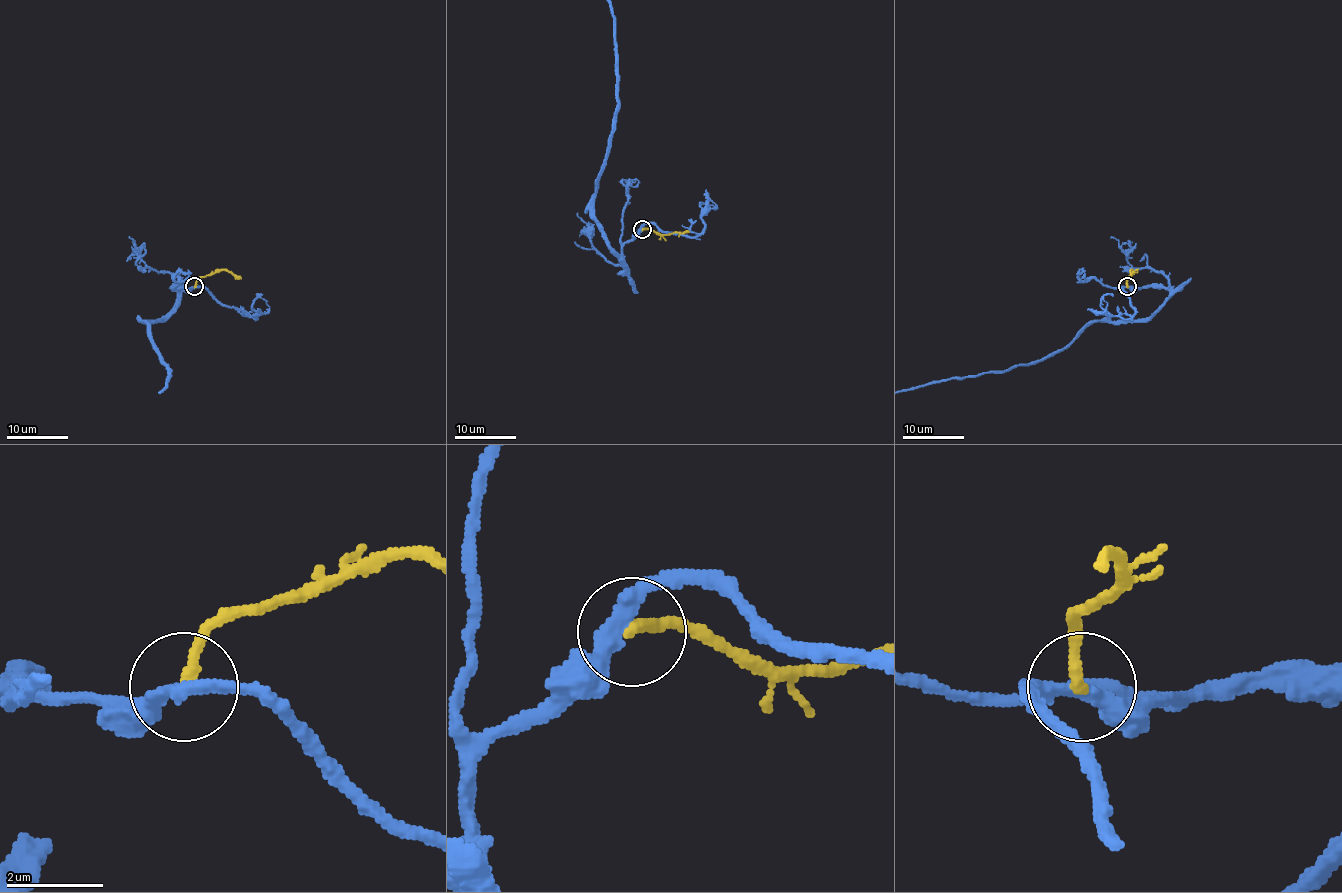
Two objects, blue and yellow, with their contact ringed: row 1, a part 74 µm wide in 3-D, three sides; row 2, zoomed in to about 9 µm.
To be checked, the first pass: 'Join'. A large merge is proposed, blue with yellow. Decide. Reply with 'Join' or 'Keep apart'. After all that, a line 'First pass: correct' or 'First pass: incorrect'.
Keep apart
First pass: incorrect

